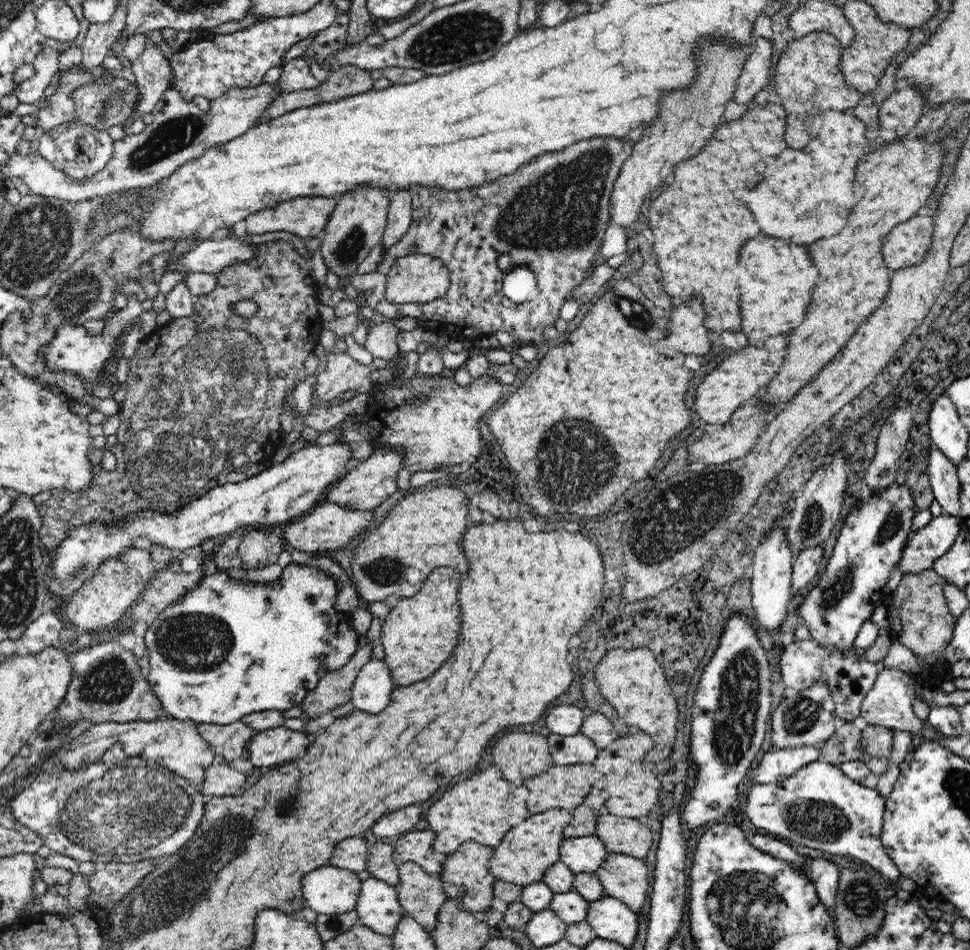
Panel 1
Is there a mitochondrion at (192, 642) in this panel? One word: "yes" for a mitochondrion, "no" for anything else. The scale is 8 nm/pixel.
yes

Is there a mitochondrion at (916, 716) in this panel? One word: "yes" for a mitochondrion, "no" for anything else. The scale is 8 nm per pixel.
no

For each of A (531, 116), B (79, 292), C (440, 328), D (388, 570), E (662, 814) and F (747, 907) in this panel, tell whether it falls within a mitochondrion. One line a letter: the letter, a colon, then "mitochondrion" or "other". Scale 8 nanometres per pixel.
A: other
B: mitochondrion
C: other
D: mitochondrion
E: other
F: mitochondrion

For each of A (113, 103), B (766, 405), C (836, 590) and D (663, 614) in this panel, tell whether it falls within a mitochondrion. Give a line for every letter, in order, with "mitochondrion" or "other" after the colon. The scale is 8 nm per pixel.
A: mitochondrion
B: other
C: mitochondrion
D: other

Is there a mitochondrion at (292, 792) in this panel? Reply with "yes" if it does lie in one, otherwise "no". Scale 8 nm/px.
yes

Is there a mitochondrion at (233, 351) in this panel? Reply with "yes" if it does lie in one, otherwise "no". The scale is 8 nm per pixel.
yes

